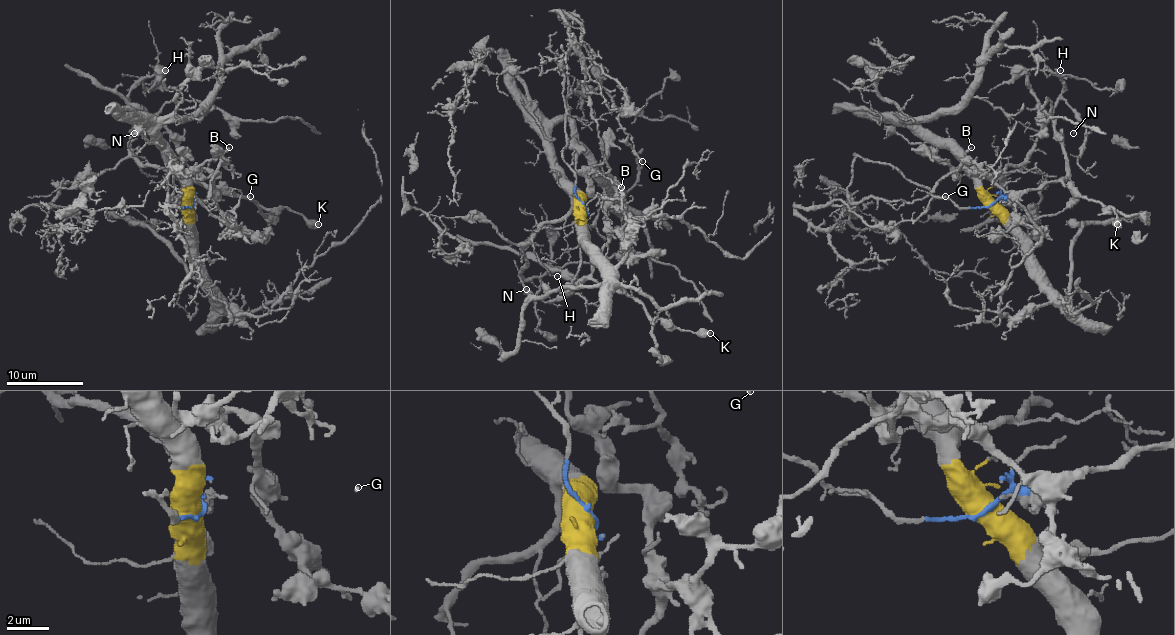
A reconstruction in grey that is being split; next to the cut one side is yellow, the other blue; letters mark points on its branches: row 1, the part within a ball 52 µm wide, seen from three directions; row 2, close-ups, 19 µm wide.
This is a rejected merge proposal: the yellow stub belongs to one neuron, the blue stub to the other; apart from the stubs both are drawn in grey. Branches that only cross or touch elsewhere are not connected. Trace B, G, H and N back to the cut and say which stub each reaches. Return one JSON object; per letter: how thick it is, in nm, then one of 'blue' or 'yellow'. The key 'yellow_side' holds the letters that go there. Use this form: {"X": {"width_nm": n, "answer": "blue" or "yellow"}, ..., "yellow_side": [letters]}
{"B": {"width_nm": 160, "answer": "blue"}, "G": {"width_nm": 150, "answer": "blue"}, "H": {"width_nm": 120, "answer": "yellow"}, "N": {"width_nm": 100, "answer": "yellow"}, "yellow_side": ["H", "N"]}

